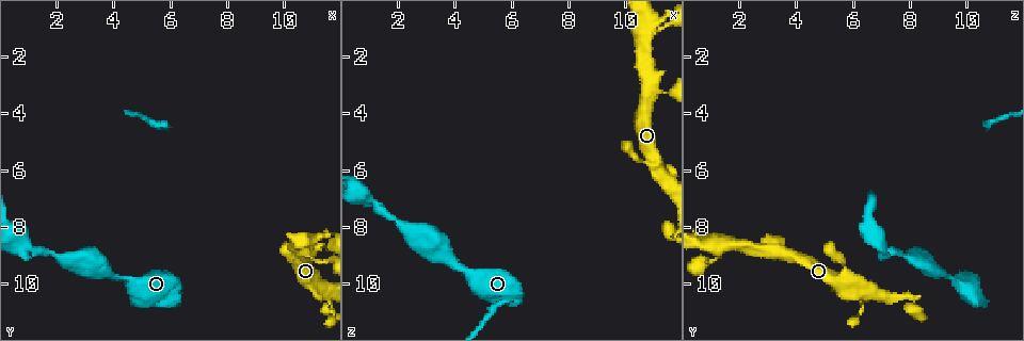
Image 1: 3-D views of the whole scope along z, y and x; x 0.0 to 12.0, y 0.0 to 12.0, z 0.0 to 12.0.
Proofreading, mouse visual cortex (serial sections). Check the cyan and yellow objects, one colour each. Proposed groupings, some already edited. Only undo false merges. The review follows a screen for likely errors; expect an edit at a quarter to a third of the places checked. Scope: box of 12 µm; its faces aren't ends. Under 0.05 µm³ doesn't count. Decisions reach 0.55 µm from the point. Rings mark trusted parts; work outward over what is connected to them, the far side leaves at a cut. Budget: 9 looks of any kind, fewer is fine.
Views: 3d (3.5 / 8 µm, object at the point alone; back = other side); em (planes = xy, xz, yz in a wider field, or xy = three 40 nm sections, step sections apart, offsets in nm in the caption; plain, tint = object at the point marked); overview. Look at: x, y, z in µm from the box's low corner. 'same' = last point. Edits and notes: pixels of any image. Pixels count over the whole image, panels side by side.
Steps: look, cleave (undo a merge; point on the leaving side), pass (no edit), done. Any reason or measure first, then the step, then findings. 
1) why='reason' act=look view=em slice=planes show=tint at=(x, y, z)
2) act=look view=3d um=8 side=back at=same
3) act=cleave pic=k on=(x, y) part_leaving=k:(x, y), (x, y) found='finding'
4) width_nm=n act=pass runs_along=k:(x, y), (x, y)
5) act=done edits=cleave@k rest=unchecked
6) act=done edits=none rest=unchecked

why='side arm on a straight run' act=look view=3d um=3.5 at=(11.2, 8.8, 3.2)

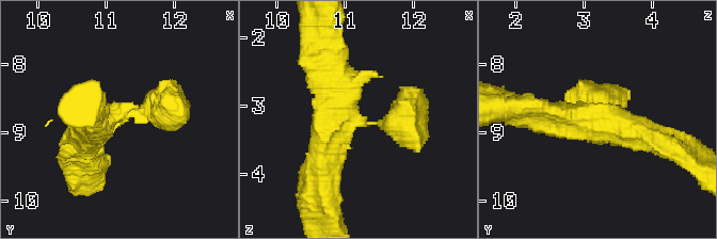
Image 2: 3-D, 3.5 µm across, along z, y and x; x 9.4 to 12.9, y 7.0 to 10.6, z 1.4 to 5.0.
why='shape alone is not enough' act=look view=em slice=xy step=5 show=tint at=(11.10, 8.80, 3.25)

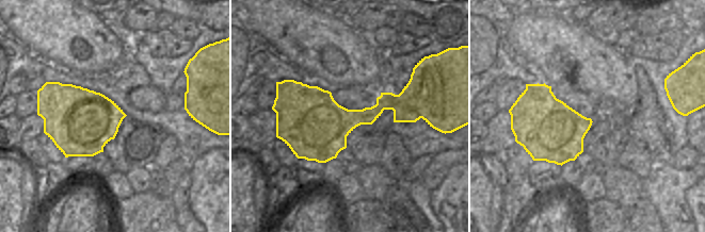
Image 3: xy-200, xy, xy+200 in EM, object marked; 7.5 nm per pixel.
act=pass runs_along=2:(656, 139), (522, 110) found='one cell here'

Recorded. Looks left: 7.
act=look view=3d um=8 at=(10.9, 9.6, 5.9)

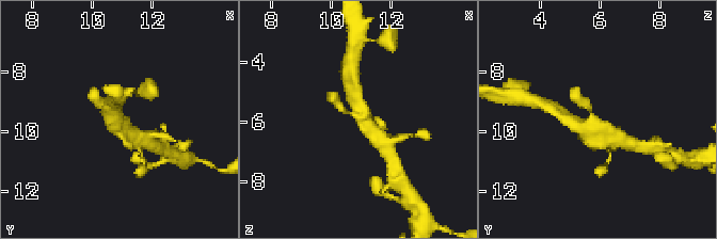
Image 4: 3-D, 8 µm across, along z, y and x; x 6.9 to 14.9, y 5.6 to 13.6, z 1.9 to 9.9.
act=look view=em slice=xy step=1 show=tint at=(10.9, 9.6, 5.8)

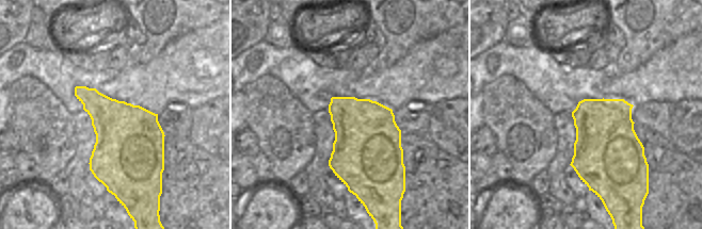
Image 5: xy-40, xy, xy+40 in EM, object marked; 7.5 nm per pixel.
width_nm=500 act=pass runs_along=4:(353, 85), (354, 102), (379, 138) found='continuous, no second cell'

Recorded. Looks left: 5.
why='two arms at a narrow angle' act=look view=3d um=3.5 at=(10.7, 8.7, 1.4)

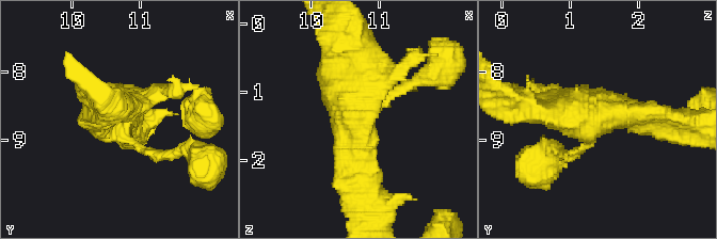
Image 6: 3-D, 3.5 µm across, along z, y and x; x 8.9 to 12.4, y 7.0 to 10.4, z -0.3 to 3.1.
arms=4 arm_widths_nm=150,300,450,450 why='now the EM' act=look view=em slice=xy step=5 show=tint at=(10.70, 8.70, 1.50)

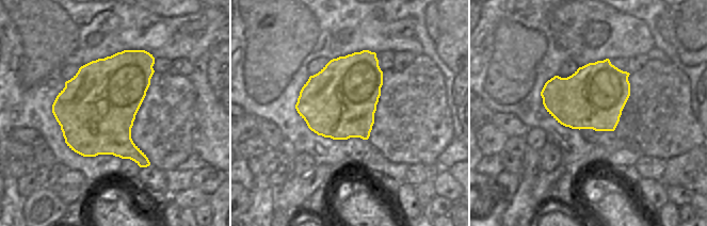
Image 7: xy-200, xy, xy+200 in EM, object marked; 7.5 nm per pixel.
act=pass runs_along=6:(667, 123), (536, 107) found='one cell here'

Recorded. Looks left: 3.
act=look view=3d um=8 at=(1.1, 8.7, 7.1)

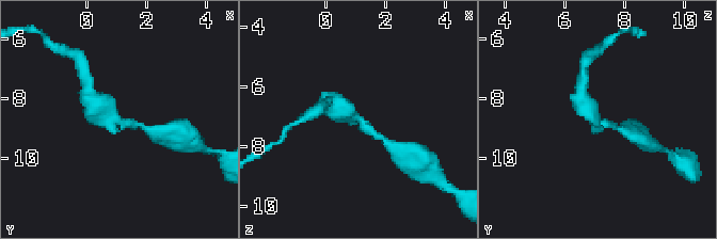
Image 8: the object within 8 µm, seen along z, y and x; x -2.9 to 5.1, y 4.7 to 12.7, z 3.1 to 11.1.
act=look view=3d um=3.5 at=(1.1, 8.7, 7.0)

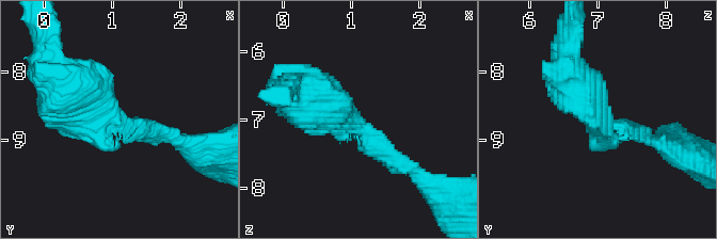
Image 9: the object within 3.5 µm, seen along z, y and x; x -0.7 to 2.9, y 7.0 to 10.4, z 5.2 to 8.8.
act=look view=em slice=xy step=5 show=tint at=(1.05, 8.70, 7.00)

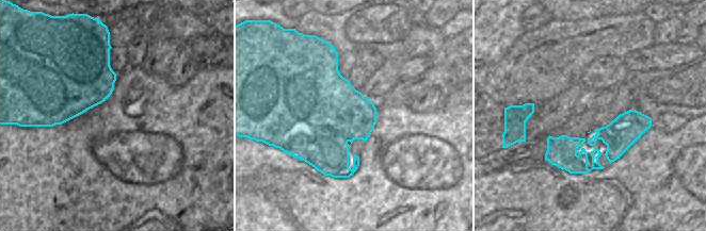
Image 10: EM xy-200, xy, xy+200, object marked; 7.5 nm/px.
act=pass runs_along=10:(648, 120), (547, 158) found='all the same cell'

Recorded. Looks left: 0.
act=done edits=none rest=unchecked

